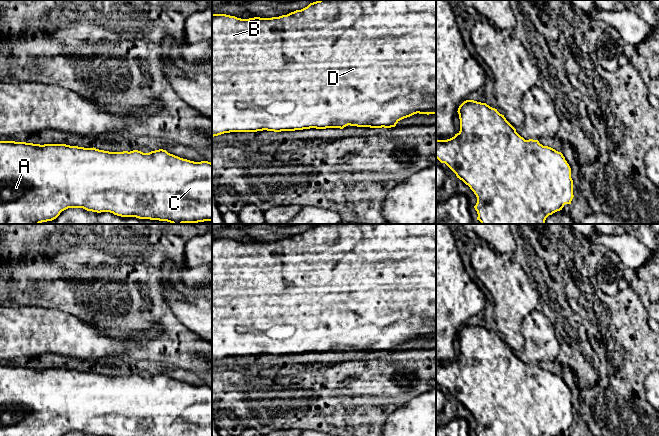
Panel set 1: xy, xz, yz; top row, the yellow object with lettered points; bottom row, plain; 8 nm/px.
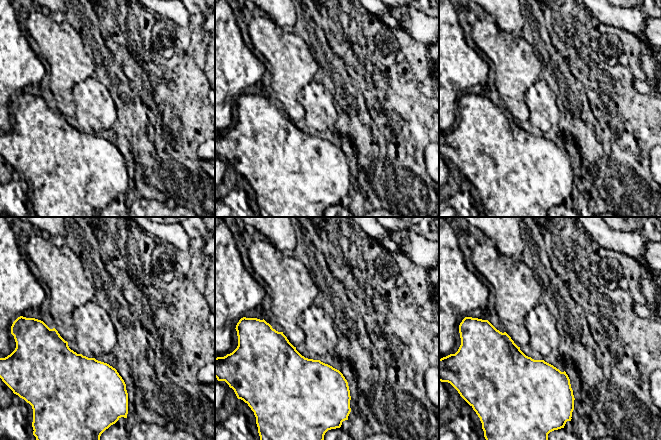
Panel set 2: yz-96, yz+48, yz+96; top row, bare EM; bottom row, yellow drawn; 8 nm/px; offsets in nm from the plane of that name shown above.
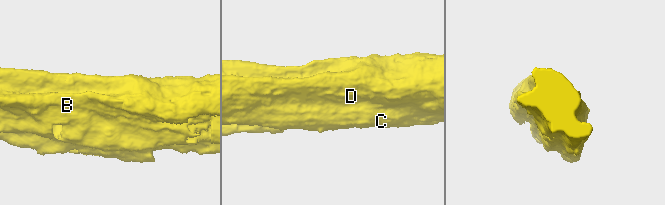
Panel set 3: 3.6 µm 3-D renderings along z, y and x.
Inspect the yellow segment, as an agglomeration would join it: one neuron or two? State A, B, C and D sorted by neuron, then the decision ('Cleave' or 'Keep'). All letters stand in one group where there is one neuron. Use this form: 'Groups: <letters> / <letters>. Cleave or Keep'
Groups: A B C D. Keep

